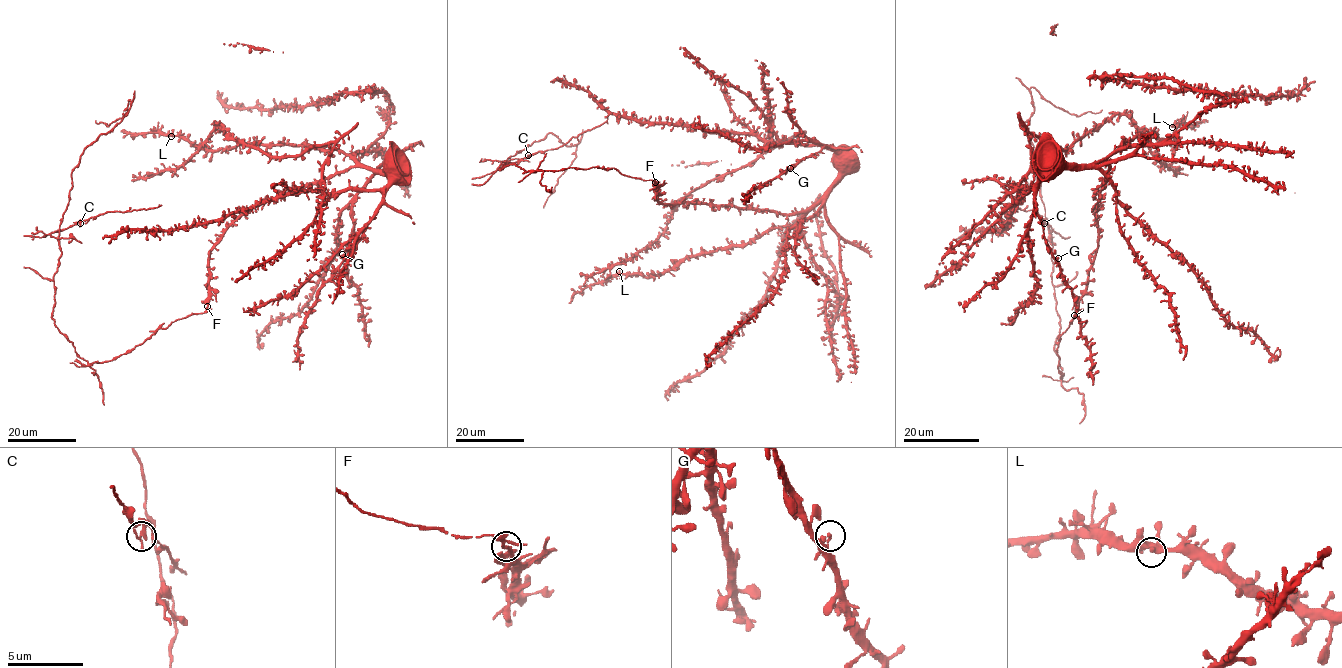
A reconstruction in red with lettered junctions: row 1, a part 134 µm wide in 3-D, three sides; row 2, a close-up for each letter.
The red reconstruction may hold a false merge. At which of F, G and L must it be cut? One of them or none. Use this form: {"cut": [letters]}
{"cut": ["F"]}

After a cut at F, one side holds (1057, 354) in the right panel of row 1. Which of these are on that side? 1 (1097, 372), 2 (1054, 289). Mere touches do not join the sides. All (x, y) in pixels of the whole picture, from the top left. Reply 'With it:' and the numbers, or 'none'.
With it: 2

